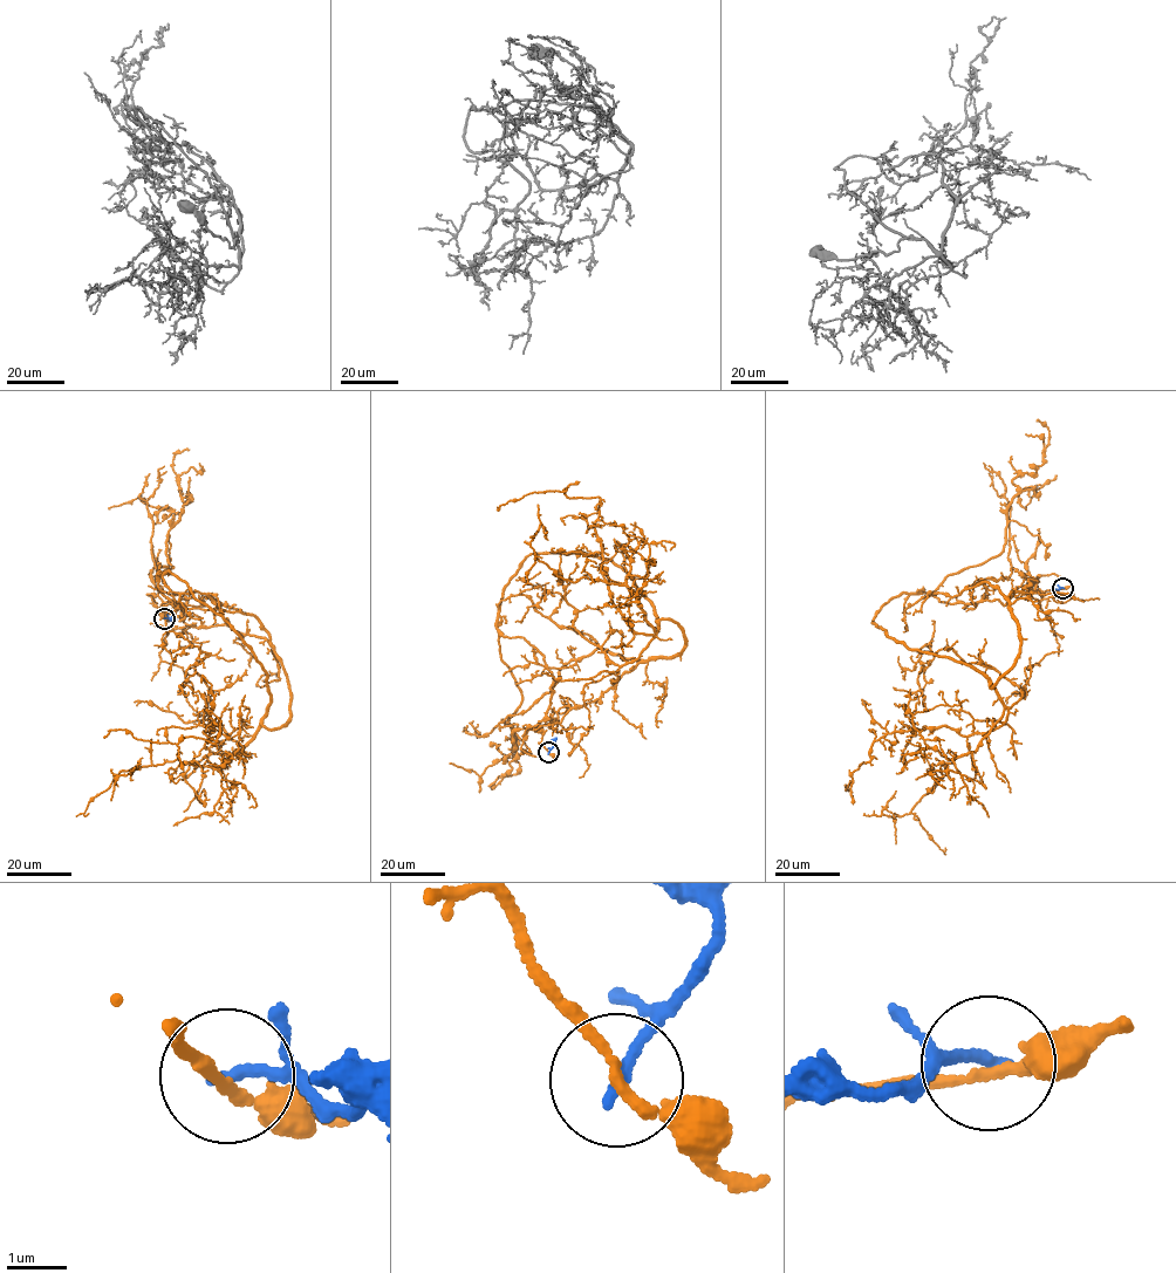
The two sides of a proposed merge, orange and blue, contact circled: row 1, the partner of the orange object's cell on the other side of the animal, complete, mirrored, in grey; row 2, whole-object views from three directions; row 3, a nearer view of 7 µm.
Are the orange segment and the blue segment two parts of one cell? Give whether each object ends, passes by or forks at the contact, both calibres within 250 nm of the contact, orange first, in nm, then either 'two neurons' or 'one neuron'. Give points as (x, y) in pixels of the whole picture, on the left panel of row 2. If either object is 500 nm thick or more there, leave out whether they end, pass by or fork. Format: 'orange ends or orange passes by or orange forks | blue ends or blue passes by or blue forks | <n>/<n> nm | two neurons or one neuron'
orange passes by | blue ends | 170/200 nm | two neurons

